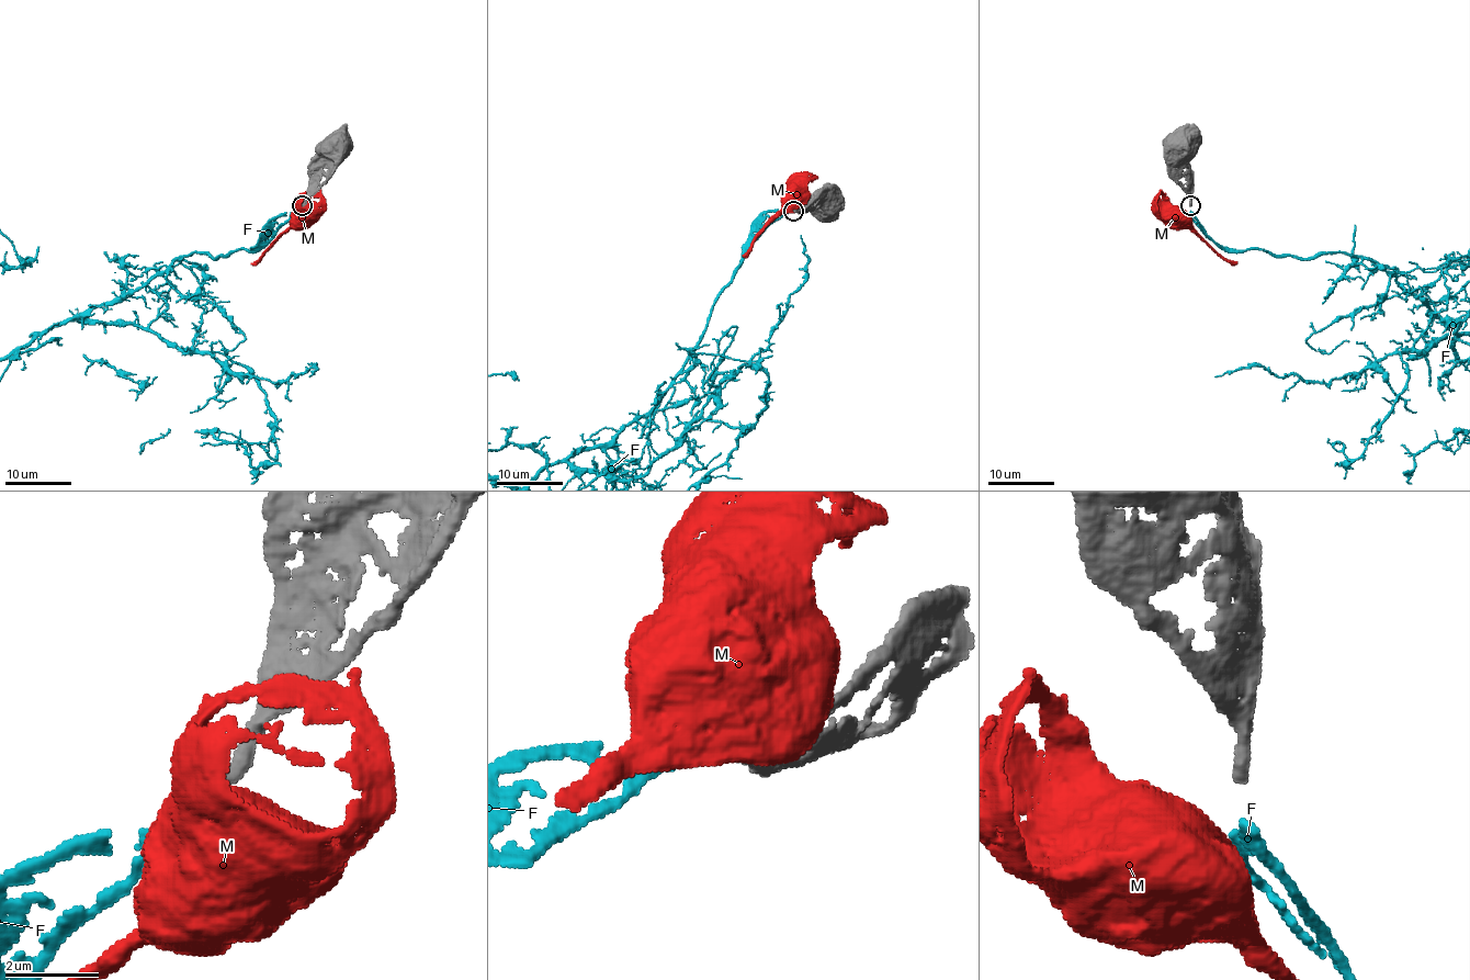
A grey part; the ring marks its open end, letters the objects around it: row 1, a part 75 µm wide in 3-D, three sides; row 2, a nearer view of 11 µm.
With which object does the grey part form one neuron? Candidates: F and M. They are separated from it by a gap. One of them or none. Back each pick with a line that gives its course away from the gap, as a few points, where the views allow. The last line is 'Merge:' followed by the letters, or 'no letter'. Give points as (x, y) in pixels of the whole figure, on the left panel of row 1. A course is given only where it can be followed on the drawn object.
Merge: F

